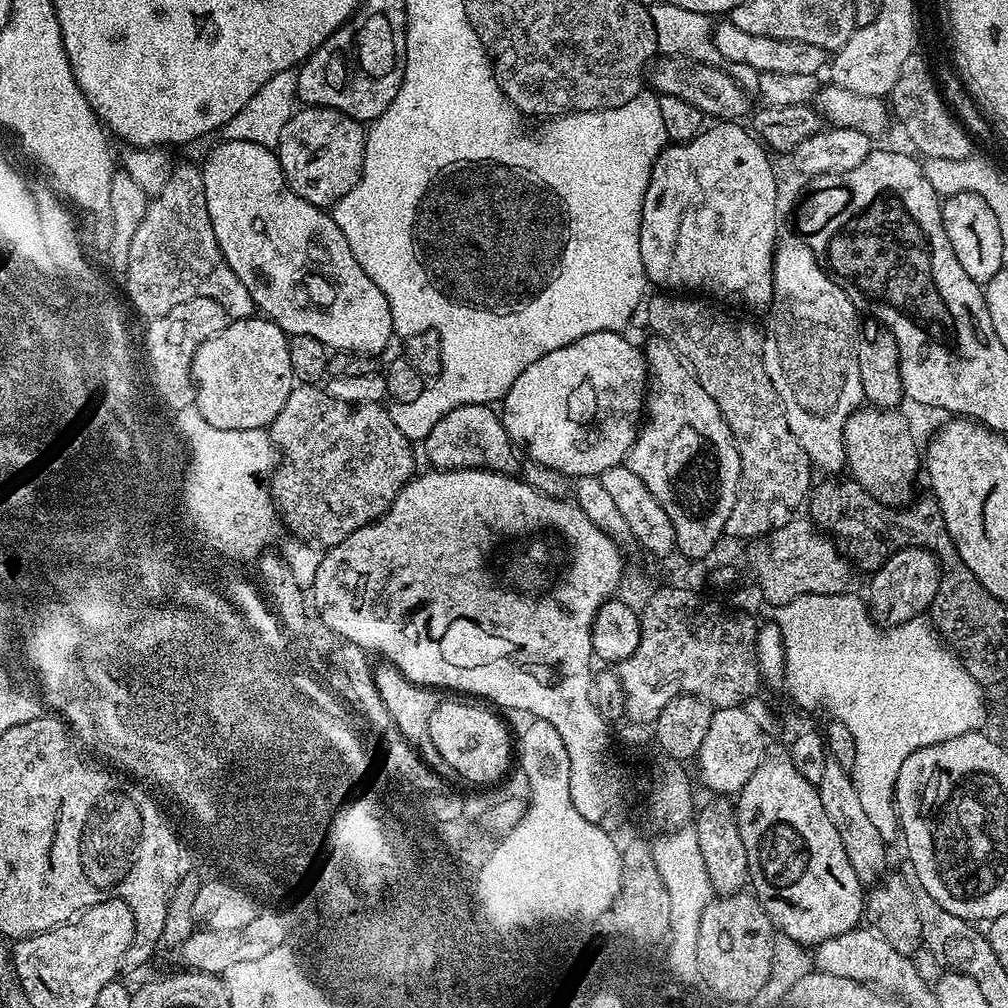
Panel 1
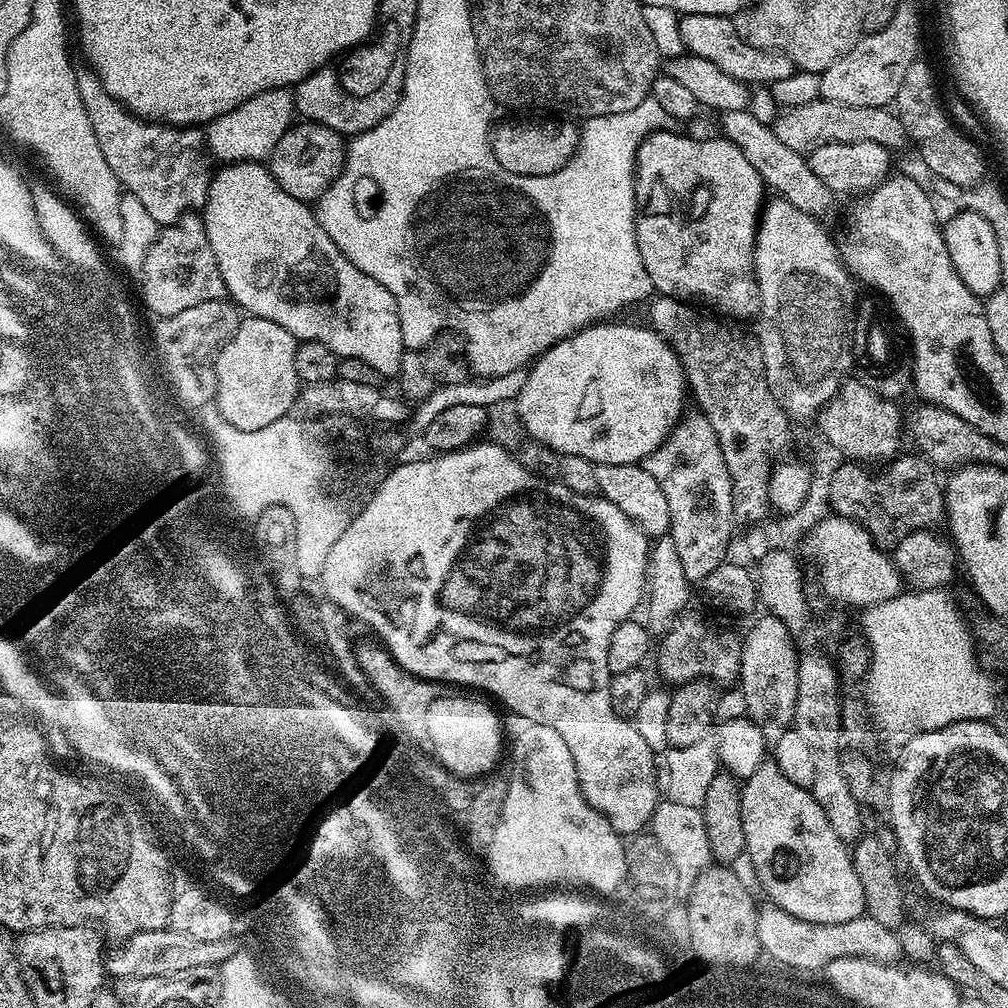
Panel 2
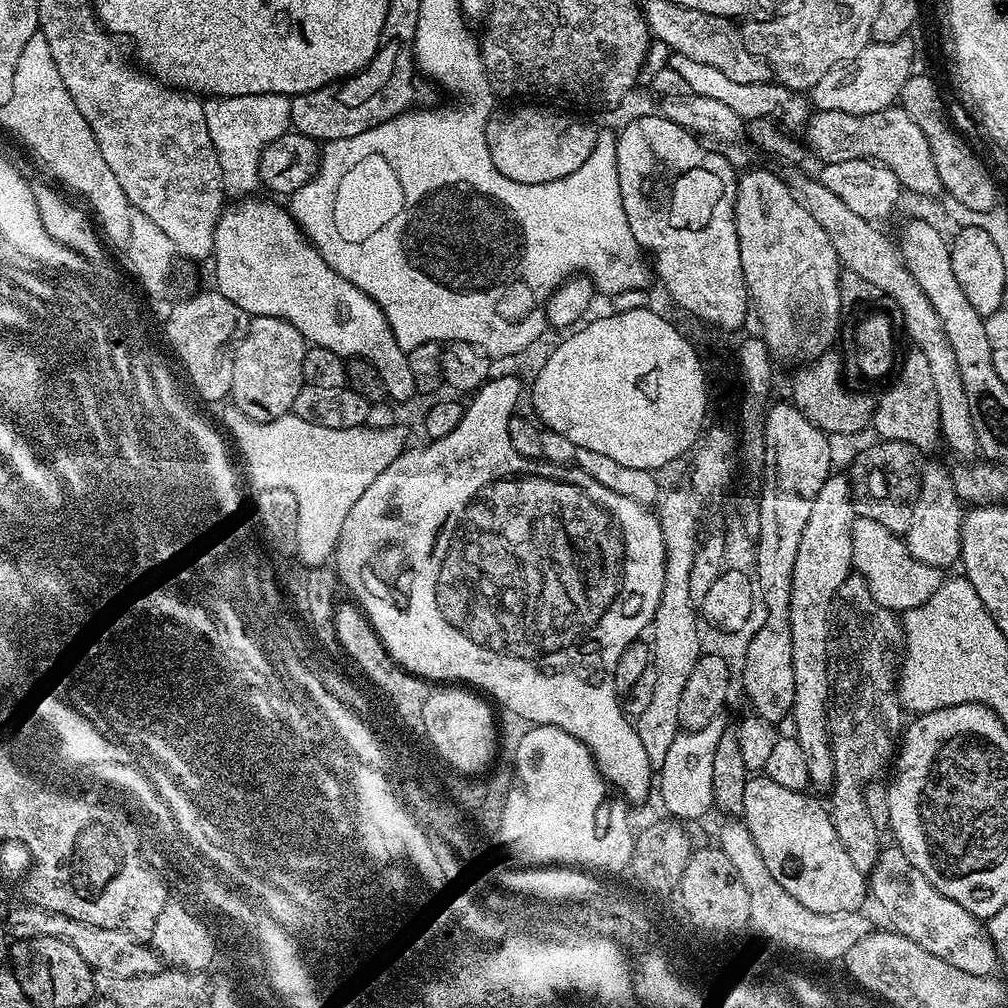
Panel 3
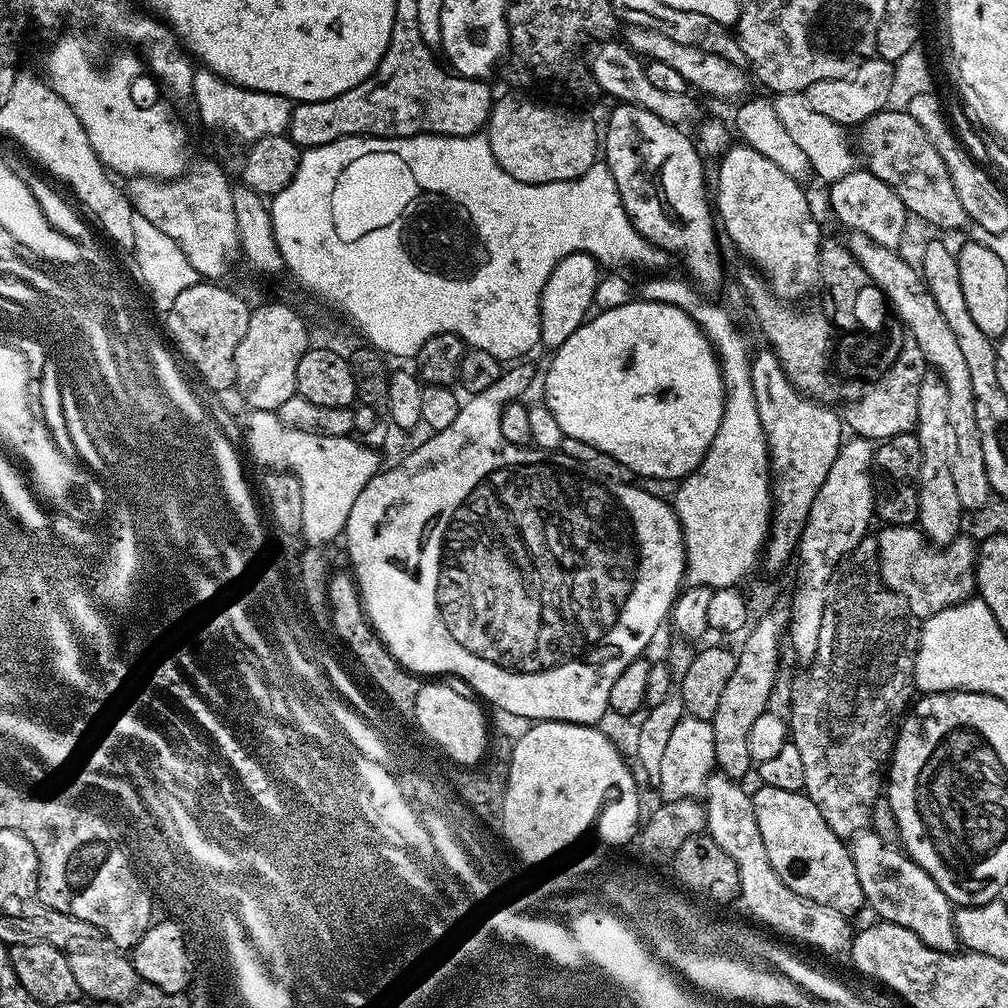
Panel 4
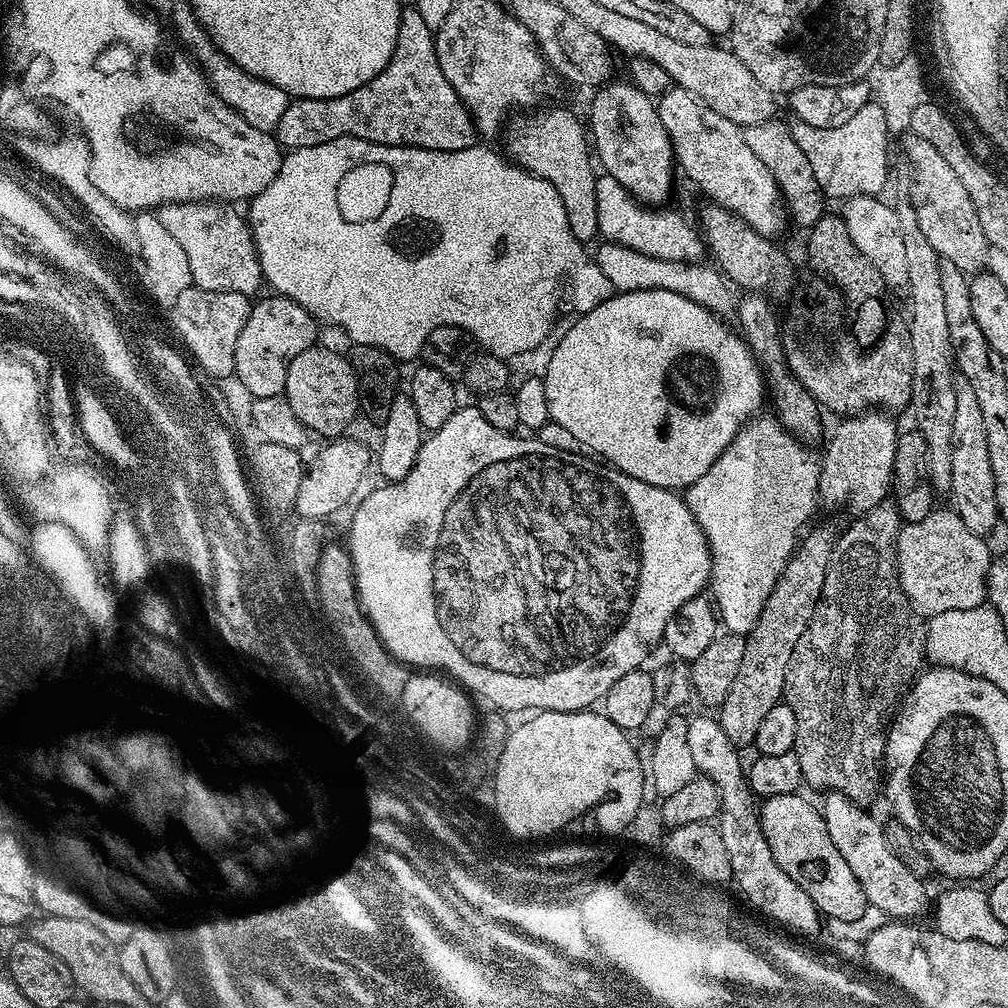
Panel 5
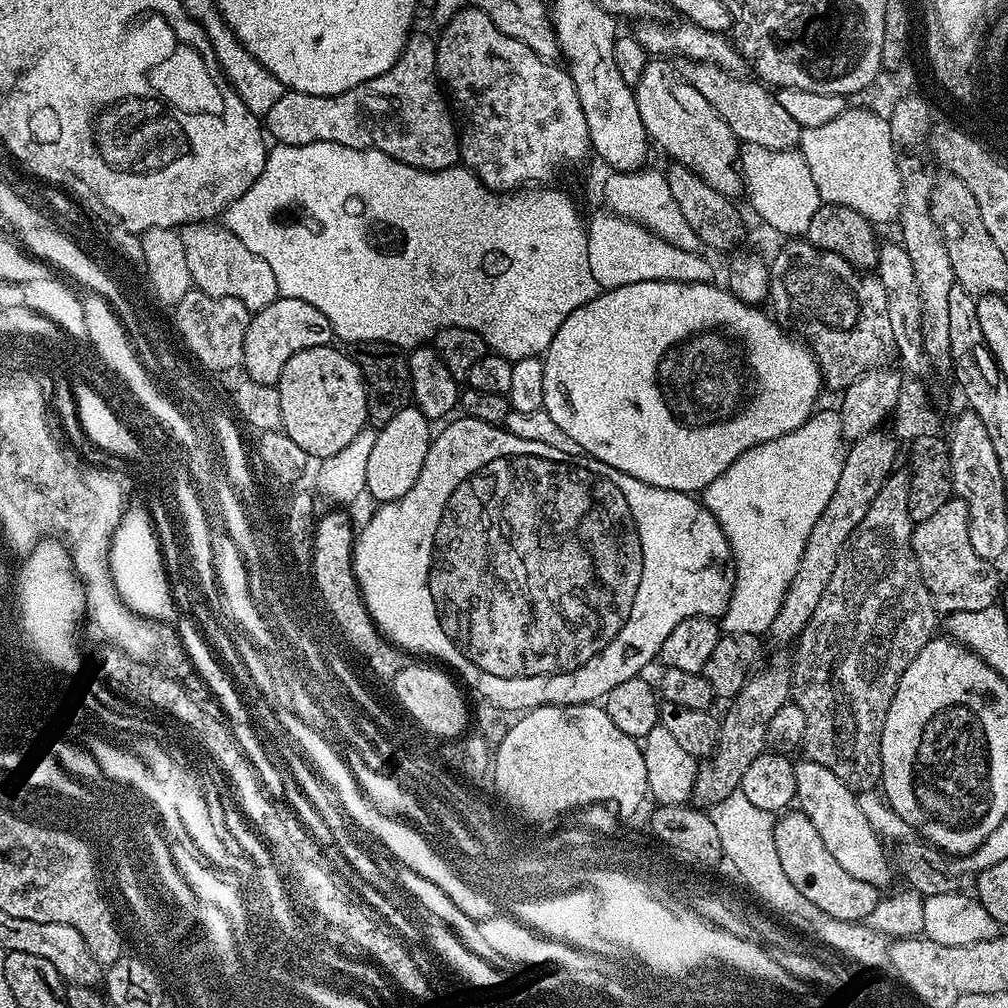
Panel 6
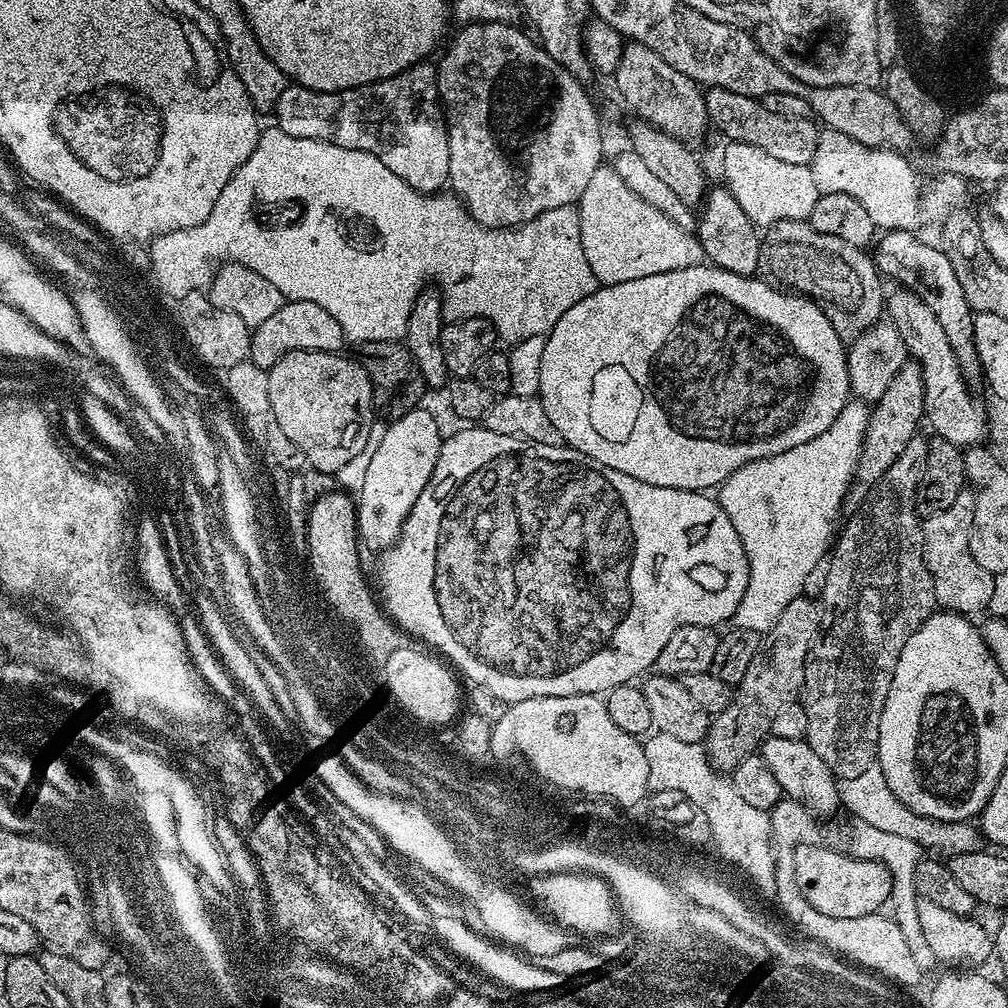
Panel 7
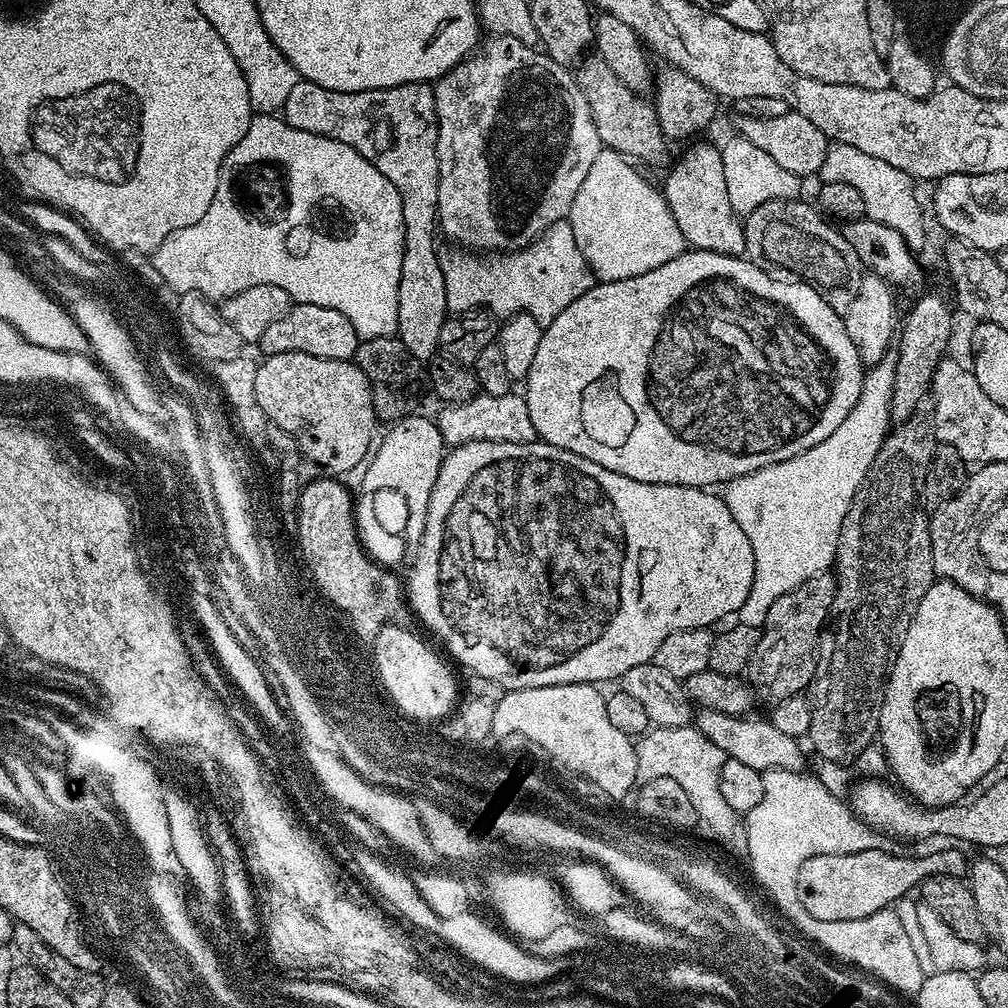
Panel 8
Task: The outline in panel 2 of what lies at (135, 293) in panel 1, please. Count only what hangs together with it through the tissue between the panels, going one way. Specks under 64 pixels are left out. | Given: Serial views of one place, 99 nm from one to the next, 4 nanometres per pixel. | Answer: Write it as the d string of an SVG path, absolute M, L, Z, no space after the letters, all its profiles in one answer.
M188 214L183 218L161 227L156 234L156 241L146 250L146 258L138 273L138 292L144 295L142 304L153 312L153 317L173 316L181 310L190 310L190 306L198 306L198 302L214 302L228 296L226 282L222 282L222 270L218 270L218 258L214 258L214 250L210 250L210 238L206 238L204 221L199 215Z

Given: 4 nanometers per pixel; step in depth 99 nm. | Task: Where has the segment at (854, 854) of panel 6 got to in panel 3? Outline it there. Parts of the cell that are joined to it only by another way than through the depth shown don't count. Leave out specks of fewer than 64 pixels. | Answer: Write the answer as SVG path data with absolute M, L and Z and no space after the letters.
M881 847L866 884L871 899L872 896L876 899L877 906L892 923L889 925L910 938L910 942L918 942L922 950L930 950L930 954L942 958L942 962L950 962L950 966L958 966L958 970L966 970L966 974L991 976L997 971L996 948L981 921L970 914L970 910L958 906L958 902L946 898L938 889L930 886L926 874L922 874L922 870L914 870L910 858L906 858L900 848Z

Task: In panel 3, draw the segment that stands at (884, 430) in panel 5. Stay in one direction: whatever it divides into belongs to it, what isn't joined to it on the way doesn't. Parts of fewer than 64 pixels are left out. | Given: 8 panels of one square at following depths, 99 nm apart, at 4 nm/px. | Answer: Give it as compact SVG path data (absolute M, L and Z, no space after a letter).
M831 474L814 498L810 518L798 545L794 563L793 590L790 594L790 627L793 634L794 698L790 713L798 746L806 757L811 787L831 789L834 774L832 747L828 741L828 646L832 599L842 582L853 571L852 522L857 517L852 507L852 485L844 474Z

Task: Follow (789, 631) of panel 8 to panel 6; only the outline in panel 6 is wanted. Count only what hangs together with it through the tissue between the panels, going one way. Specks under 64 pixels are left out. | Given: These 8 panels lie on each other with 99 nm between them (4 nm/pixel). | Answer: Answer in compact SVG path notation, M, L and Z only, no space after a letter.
M776 660L769 668L764 668L760 673L749 675L748 681L742 686L738 695L732 697L727 705L728 713L724 720L719 721L716 734L716 750L711 756L701 759L696 770L696 780L693 782L691 799L697 805L709 806L708 804L720 804L723 800L728 800L733 795L737 795L742 774L746 774L746 769L754 763L754 758L758 758L766 751L766 726L770 726L770 718L774 718L774 710L782 710L784 704L789 703L792 694L792 669L789 661Z

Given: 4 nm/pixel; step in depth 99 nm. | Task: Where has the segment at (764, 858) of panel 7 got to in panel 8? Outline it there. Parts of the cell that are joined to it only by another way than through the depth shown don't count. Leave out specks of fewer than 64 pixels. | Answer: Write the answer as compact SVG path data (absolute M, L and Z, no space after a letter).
M693 725L686 727L651 729L639 739L636 747L638 780L652 782L657 778L671 778L690 796L693 803L701 833L709 833L726 844L741 845L745 821L741 815L727 805L722 796L720 776L722 766L728 757L725 752L710 742L708 738Z

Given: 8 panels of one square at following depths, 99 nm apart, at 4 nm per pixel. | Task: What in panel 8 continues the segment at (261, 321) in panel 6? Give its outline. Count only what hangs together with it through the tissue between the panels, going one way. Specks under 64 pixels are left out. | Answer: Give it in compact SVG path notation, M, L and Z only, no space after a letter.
M293 303L278 322L273 322L262 334L258 348L264 356L301 352L314 354L318 358L334 358L335 360L352 360L356 355L361 339L354 330L354 322L338 314L338 310L326 310L326 306Z

